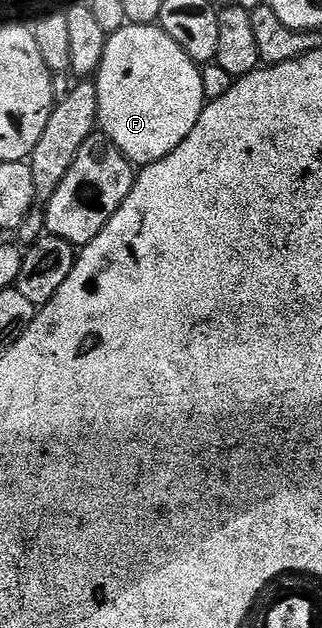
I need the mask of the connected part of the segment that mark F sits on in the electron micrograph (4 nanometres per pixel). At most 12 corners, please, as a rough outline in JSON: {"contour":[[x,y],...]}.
{"contour":[[159,24],[108,34],[97,123],[134,166],[171,155],[207,104]]}

